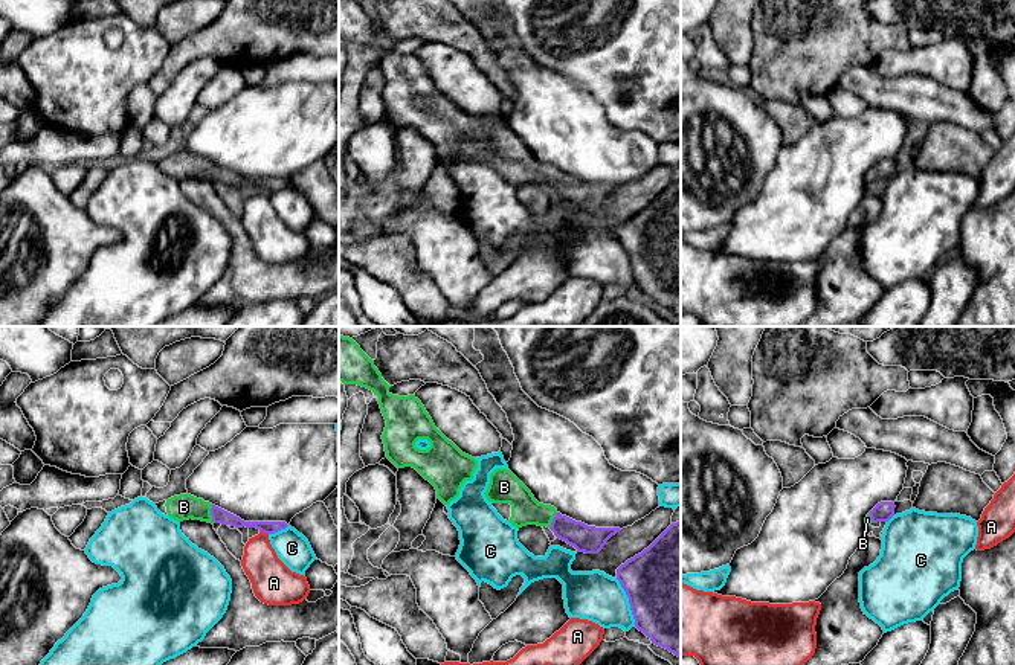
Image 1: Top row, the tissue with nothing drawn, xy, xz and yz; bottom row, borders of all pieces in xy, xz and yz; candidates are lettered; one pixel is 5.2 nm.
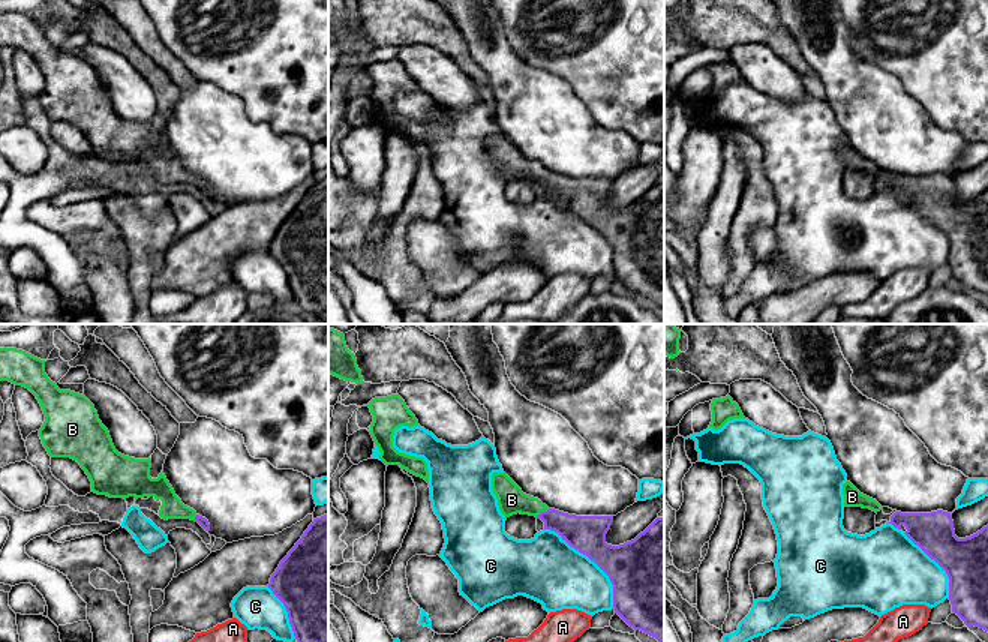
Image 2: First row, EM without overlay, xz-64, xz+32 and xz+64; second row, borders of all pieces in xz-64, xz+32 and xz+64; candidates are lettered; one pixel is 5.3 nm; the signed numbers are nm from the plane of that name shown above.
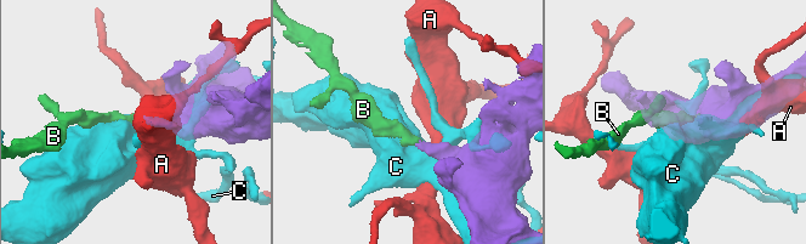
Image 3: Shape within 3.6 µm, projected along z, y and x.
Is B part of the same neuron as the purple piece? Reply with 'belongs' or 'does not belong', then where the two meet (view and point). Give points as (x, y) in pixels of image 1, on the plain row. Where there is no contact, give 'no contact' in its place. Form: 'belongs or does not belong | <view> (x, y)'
belongs | xy (211, 173)

